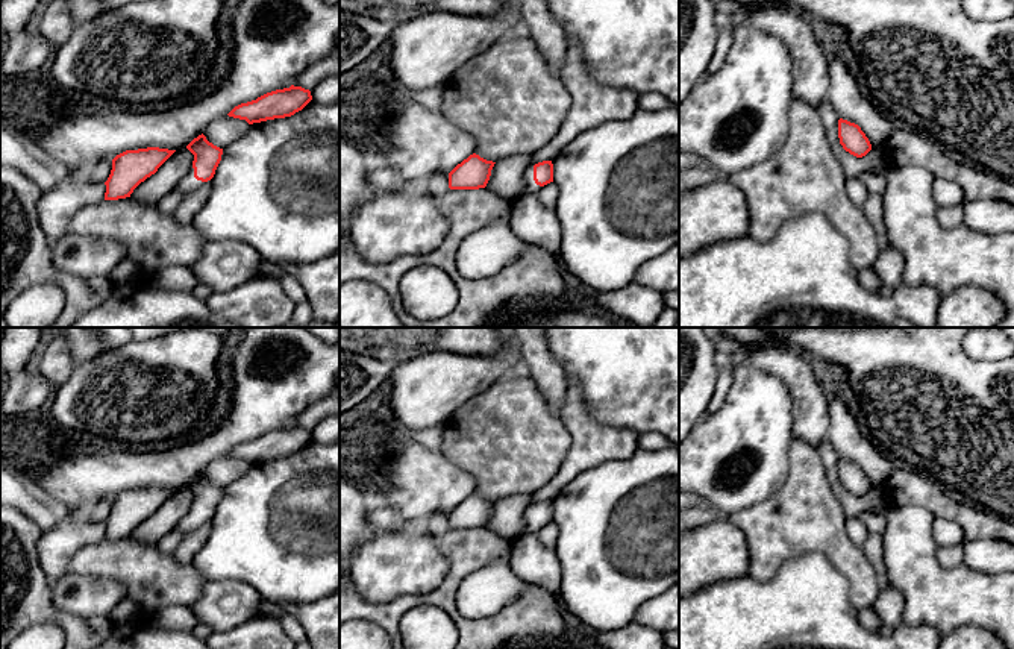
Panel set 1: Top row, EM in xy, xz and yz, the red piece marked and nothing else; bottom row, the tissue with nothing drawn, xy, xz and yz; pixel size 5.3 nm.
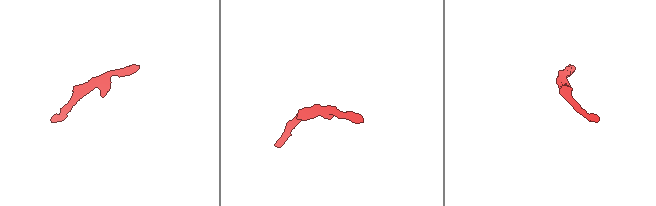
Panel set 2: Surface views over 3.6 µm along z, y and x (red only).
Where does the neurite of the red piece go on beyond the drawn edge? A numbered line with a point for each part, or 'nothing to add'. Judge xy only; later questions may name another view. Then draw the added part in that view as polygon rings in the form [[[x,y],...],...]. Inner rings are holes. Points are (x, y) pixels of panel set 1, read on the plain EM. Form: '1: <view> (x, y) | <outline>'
1: xy (188, 523) | [[[191,506],[189,511],[186,513],[186,516],[177,523],[176,529],[188,534],[191,531],[194,531],[196,528],[199,528],[200,525],[203,525],[205,522],[197,520],[194,517],[194,508]]]

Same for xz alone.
1: xz (529, 526) | [[[534,505],[527,508],[524,513],[524,525],[523,525],[523,534],[517,535],[514,538],[509,538],[511,541],[515,541],[518,537],[527,535],[527,534],[537,534],[543,526],[537,525],[534,520]]]

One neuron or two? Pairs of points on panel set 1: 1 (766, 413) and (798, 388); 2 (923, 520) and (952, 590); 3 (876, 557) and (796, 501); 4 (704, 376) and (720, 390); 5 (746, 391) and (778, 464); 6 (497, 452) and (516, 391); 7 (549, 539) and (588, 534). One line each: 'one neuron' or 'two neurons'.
1: two neurons
2: one neuron
3: two neurons
4: two neurons
5: one neuron
6: one neuron
7: two neurons

